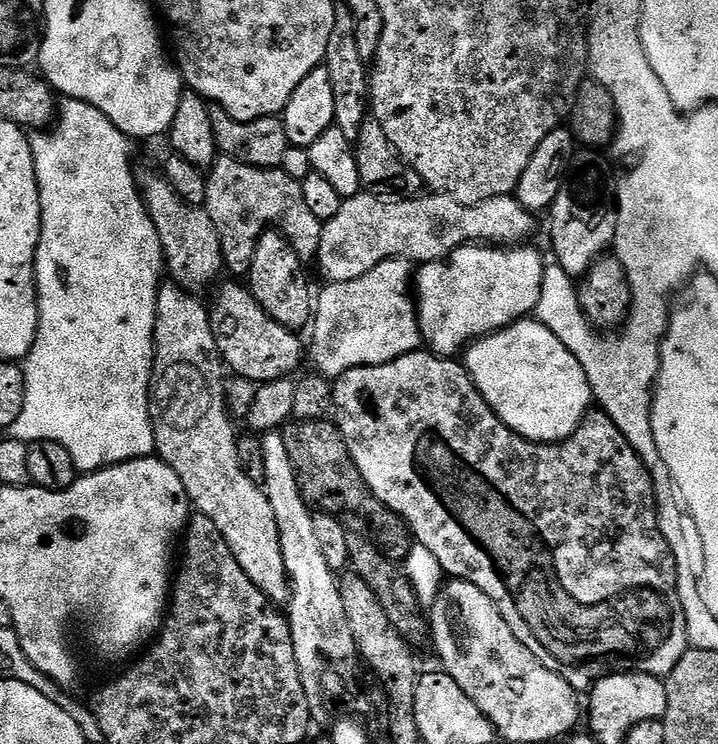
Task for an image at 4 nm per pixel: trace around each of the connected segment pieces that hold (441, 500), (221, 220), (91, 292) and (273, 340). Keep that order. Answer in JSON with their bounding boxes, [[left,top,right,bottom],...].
[[332,350,690,694],[202,155,324,277],[10,99,166,473],[210,283,306,386]]

